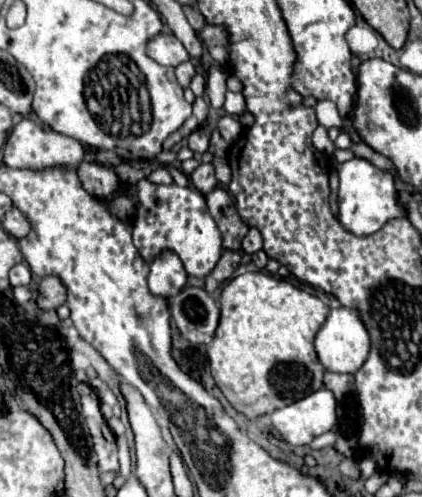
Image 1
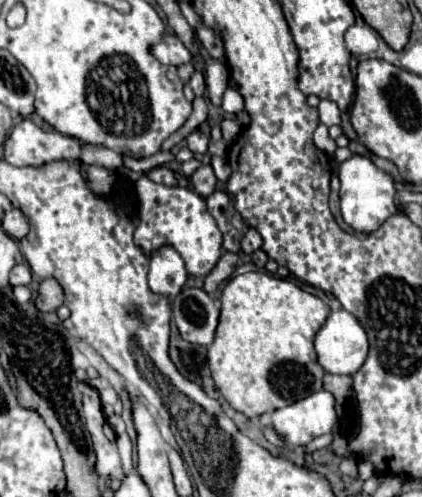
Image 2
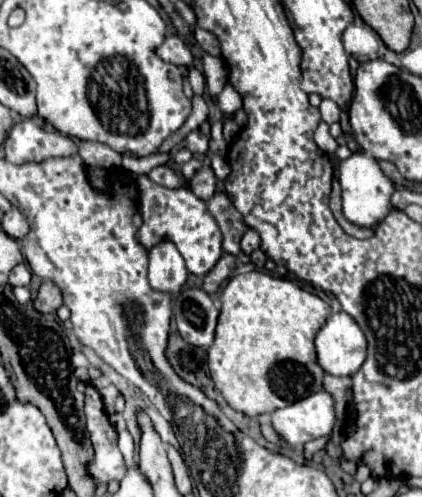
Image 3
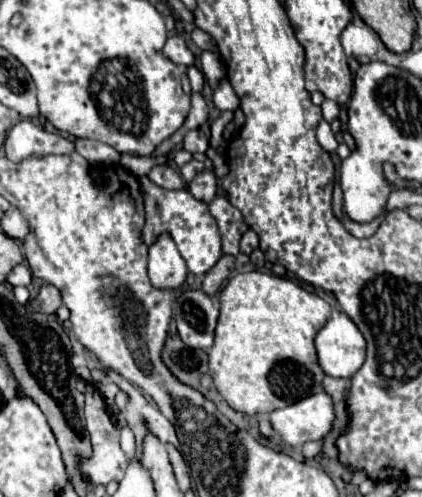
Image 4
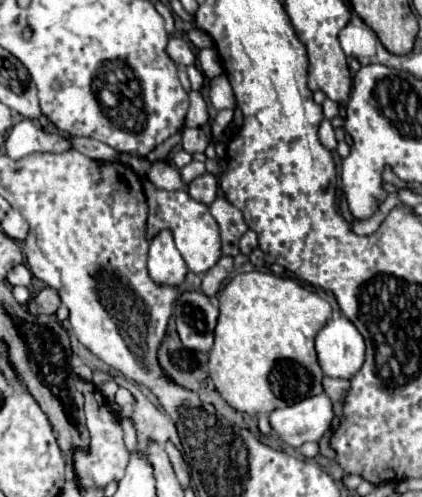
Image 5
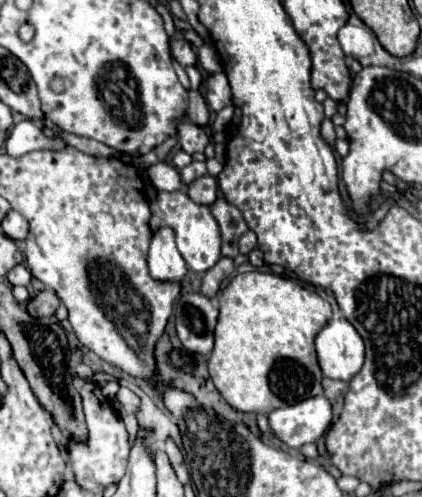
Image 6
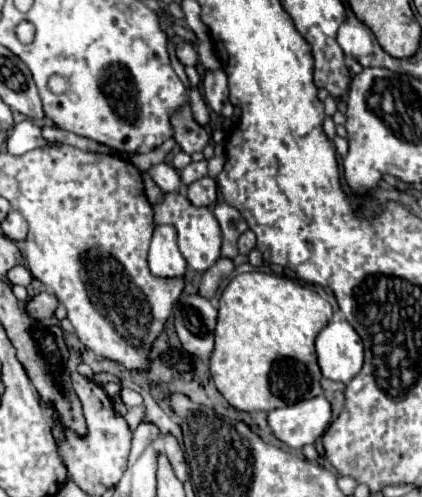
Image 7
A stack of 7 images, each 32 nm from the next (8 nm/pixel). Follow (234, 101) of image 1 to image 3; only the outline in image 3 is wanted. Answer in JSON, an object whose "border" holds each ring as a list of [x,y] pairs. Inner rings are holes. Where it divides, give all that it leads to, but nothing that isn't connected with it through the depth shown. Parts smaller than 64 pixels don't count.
{"border":[[[226,84],[226,88],[222,90],[222,94],[218,96],[218,106],[222,108],[222,112],[226,114],[234,114],[242,108],[242,100],[240,94],[232,88],[232,84]]]}

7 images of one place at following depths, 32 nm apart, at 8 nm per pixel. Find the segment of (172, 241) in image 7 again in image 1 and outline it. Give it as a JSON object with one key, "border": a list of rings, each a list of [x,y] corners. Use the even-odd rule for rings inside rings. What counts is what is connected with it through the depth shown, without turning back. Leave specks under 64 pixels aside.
{"border":[[[162,252],[150,266],[148,288],[154,296],[176,296],[186,284],[186,270],[174,252]]]}

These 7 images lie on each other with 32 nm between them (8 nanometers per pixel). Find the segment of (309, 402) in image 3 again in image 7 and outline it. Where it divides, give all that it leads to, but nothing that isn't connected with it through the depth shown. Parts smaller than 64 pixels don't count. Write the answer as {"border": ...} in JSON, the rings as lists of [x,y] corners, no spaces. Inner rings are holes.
{"border":[[[324,396],[296,402],[288,408],[278,408],[268,414],[268,424],[274,436],[290,448],[314,444],[332,420],[330,402]]]}

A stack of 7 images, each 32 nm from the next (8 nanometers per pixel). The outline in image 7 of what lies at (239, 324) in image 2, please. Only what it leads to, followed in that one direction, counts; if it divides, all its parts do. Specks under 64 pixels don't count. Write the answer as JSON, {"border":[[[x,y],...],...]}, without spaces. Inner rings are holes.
{"border":[[[254,270],[234,276],[220,296],[216,344],[210,356],[210,374],[218,392],[242,412],[270,412],[322,394],[322,372],[316,362],[316,334],[330,322],[332,306],[312,286],[271,272]]]}

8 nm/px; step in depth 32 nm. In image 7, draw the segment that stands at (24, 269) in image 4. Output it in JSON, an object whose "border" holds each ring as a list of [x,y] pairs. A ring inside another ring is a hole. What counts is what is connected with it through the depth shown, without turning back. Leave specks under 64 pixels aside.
{"border":[[[16,266],[16,268],[12,268],[8,274],[6,274],[6,278],[10,280],[10,284],[20,284],[20,286],[28,286],[30,284],[30,280],[32,280],[32,274],[30,274],[30,270],[26,268],[26,266]]]}

